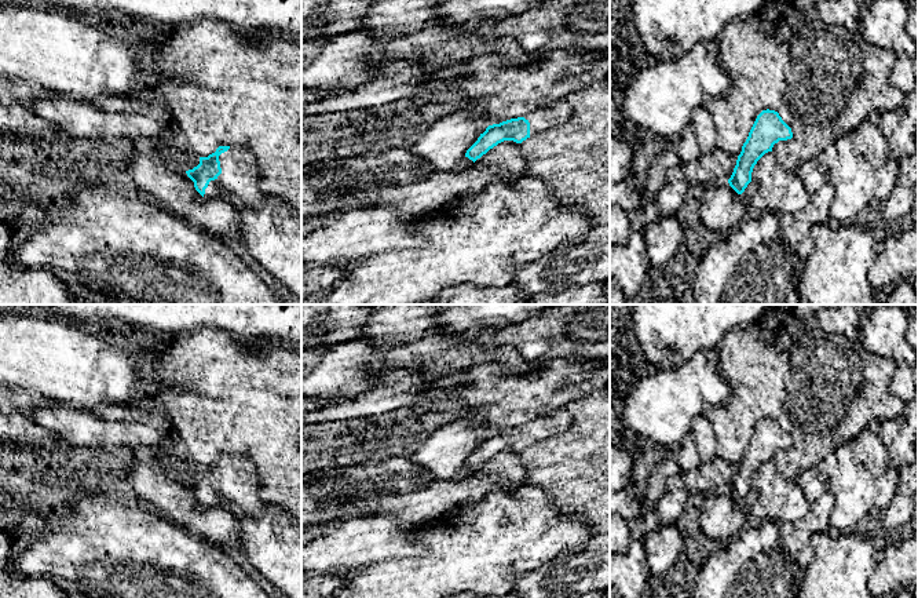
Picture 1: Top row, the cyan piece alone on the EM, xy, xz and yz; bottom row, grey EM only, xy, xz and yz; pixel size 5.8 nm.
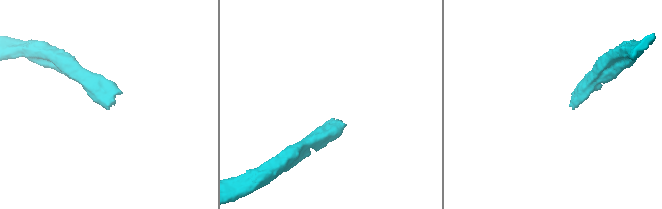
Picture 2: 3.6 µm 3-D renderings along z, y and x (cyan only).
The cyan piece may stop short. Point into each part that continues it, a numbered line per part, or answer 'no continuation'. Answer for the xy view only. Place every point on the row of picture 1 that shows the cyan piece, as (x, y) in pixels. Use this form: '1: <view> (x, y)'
1: xy (240, 174)

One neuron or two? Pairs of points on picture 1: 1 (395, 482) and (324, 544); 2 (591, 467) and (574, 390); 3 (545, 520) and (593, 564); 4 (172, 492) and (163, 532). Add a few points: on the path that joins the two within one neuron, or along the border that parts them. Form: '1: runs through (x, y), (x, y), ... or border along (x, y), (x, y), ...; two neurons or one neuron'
1: border along (388, 517), (346, 517), (325, 529); two neurons
2: border along (595, 390), (570, 401), (564, 407); two neurons
3: border along (595, 535), (559, 553), (547, 562); two neurons
4: border along (143, 503), (196, 533); two neurons

